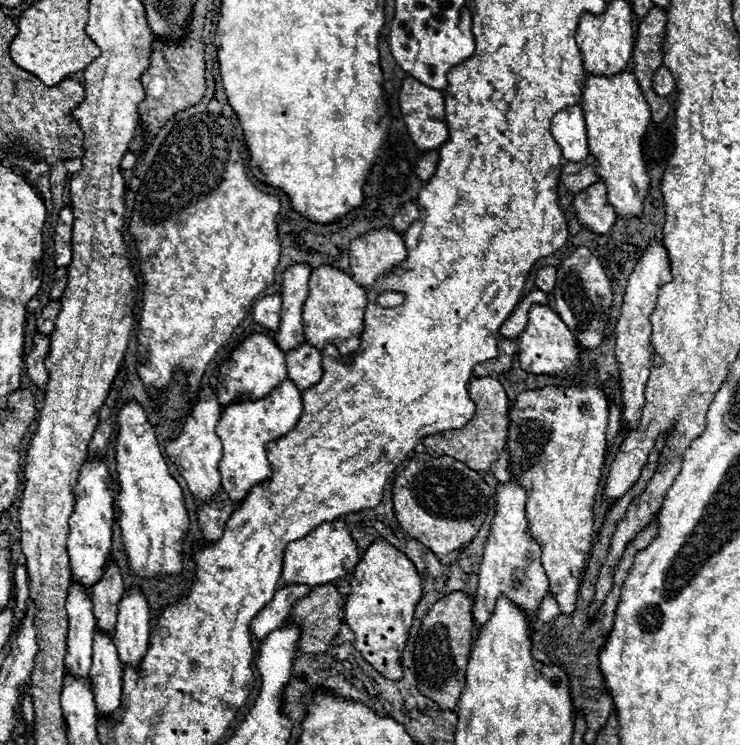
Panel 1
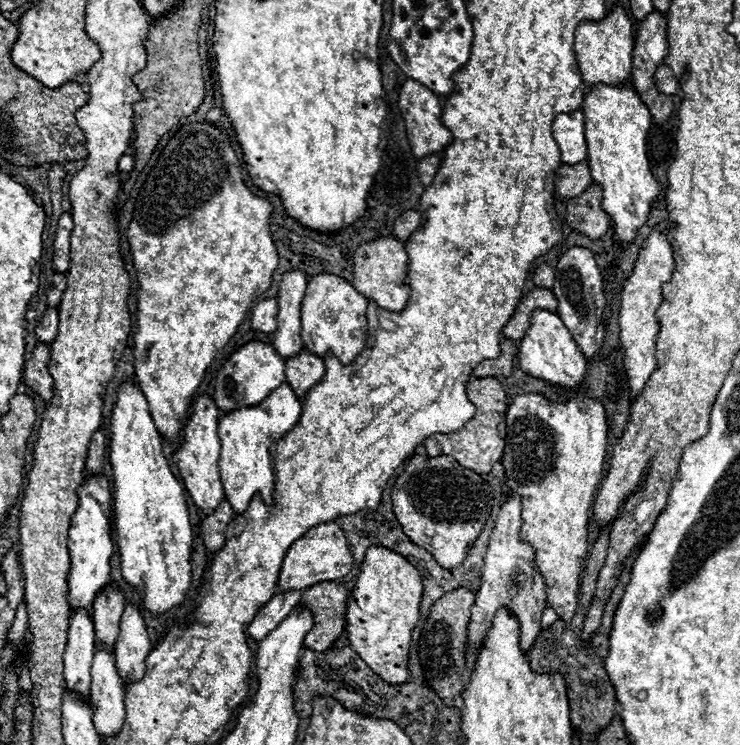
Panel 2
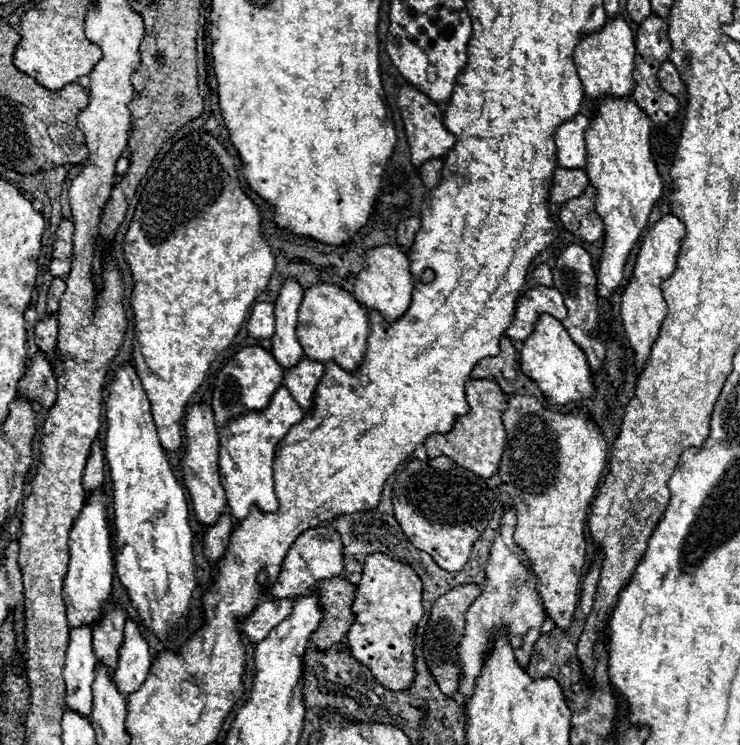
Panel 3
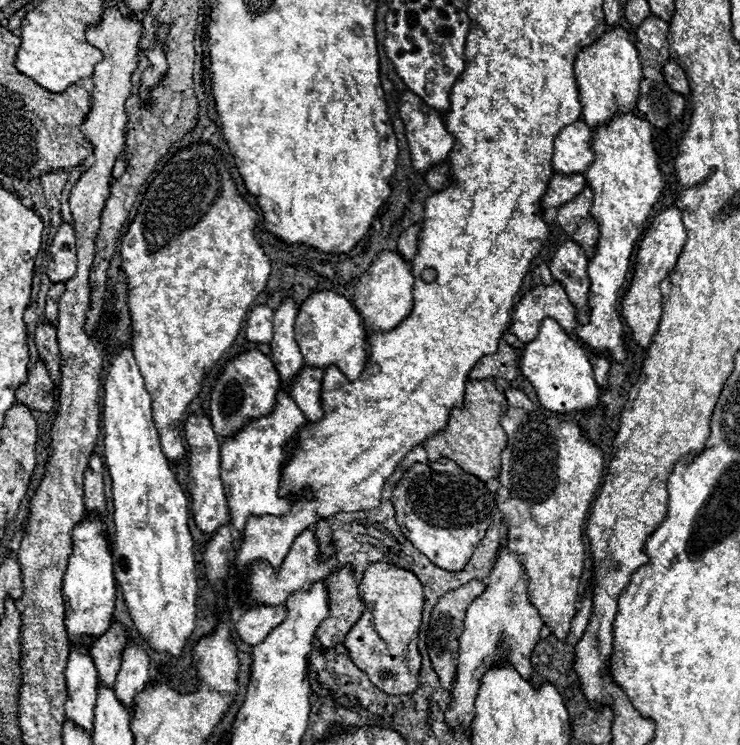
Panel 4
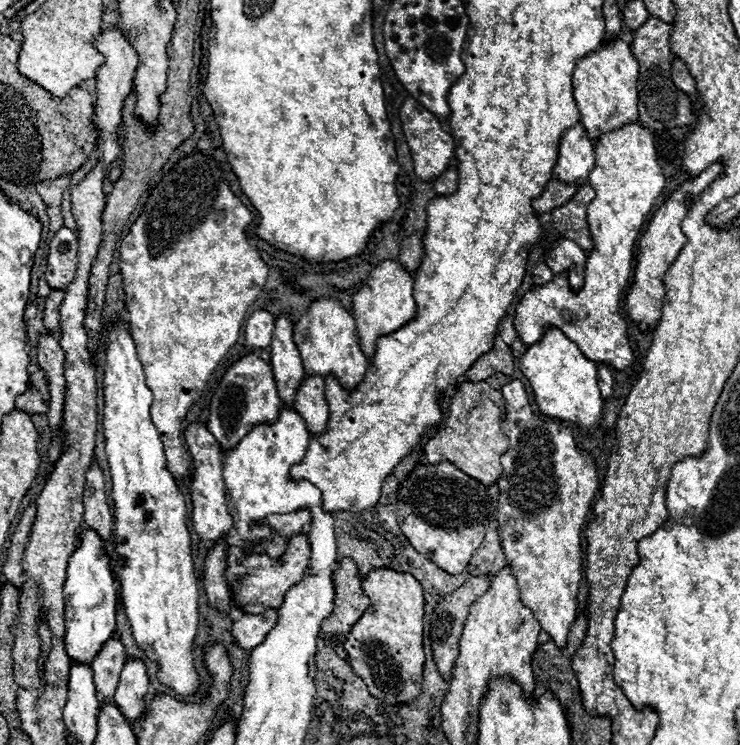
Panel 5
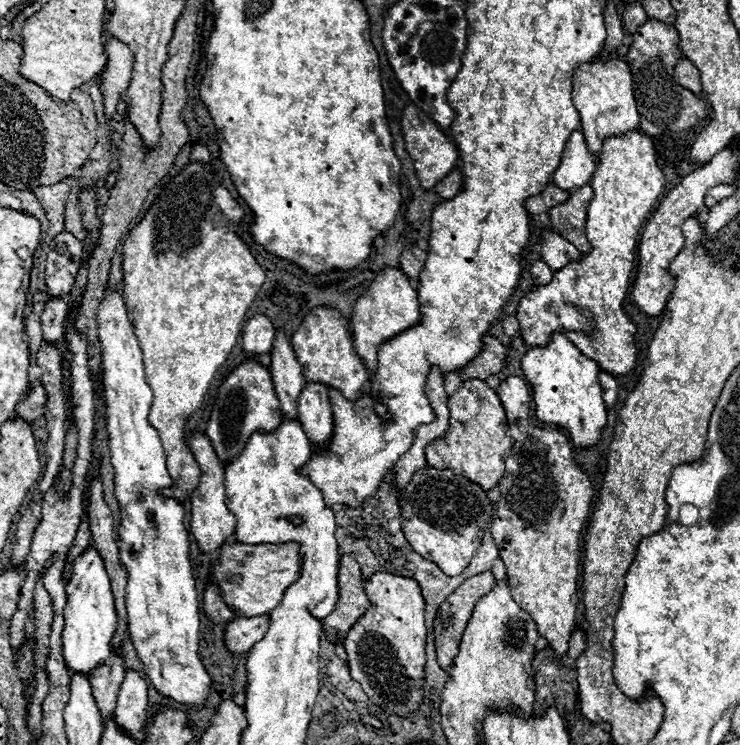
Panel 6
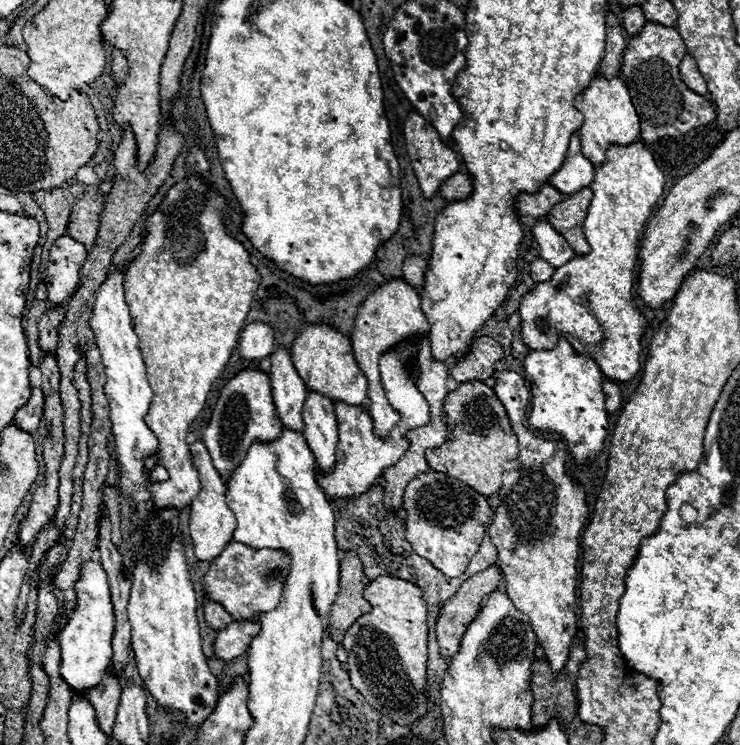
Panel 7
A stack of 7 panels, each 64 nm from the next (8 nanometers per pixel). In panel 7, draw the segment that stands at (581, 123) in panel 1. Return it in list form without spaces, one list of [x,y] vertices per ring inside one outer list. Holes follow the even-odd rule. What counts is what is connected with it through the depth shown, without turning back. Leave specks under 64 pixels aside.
[[[574,132],[570,136],[566,158],[556,174],[550,176],[550,184],[566,196],[572,196],[580,188],[590,186],[594,180],[594,164],[582,154],[580,136]]]

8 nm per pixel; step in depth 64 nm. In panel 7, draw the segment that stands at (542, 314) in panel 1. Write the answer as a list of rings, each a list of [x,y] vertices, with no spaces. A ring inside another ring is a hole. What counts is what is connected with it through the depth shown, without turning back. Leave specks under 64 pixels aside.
[[[560,338],[552,350],[530,350],[524,358],[524,378],[532,392],[532,412],[528,424],[536,430],[560,434],[576,464],[594,458],[608,432],[608,412],[602,392],[602,370],[586,356],[578,356],[566,338]]]

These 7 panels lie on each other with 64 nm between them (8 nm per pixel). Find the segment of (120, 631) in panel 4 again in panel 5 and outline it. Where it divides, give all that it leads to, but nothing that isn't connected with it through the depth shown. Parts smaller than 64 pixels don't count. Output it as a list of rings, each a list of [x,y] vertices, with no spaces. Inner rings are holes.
[[[112,636],[102,644],[102,650],[92,660],[96,696],[100,702],[114,702],[120,672],[126,662],[126,648],[120,636]]]

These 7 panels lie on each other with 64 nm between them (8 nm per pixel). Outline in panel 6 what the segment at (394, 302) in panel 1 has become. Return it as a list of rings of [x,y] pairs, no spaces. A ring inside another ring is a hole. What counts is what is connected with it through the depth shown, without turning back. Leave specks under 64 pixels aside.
[[[386,266],[370,284],[370,288],[356,300],[352,312],[352,326],[354,326],[354,344],[358,356],[364,360],[370,372],[376,370],[376,352],[384,340],[394,338],[400,330],[406,330],[420,322],[420,306],[416,298],[416,290],[410,284],[410,278],[400,270]]]

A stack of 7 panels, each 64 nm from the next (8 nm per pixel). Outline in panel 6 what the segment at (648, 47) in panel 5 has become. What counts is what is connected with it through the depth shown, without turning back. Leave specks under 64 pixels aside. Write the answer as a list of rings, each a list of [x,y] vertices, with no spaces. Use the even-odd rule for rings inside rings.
[[[648,20],[632,34],[632,44],[626,52],[626,60],[634,72],[634,96],[640,114],[640,130],[648,136],[658,136],[666,130],[682,132],[696,126],[708,116],[706,102],[696,98],[692,92],[680,88],[672,80],[676,62],[682,58],[682,52],[676,46],[678,32],[670,24],[660,24],[660,20]]]

